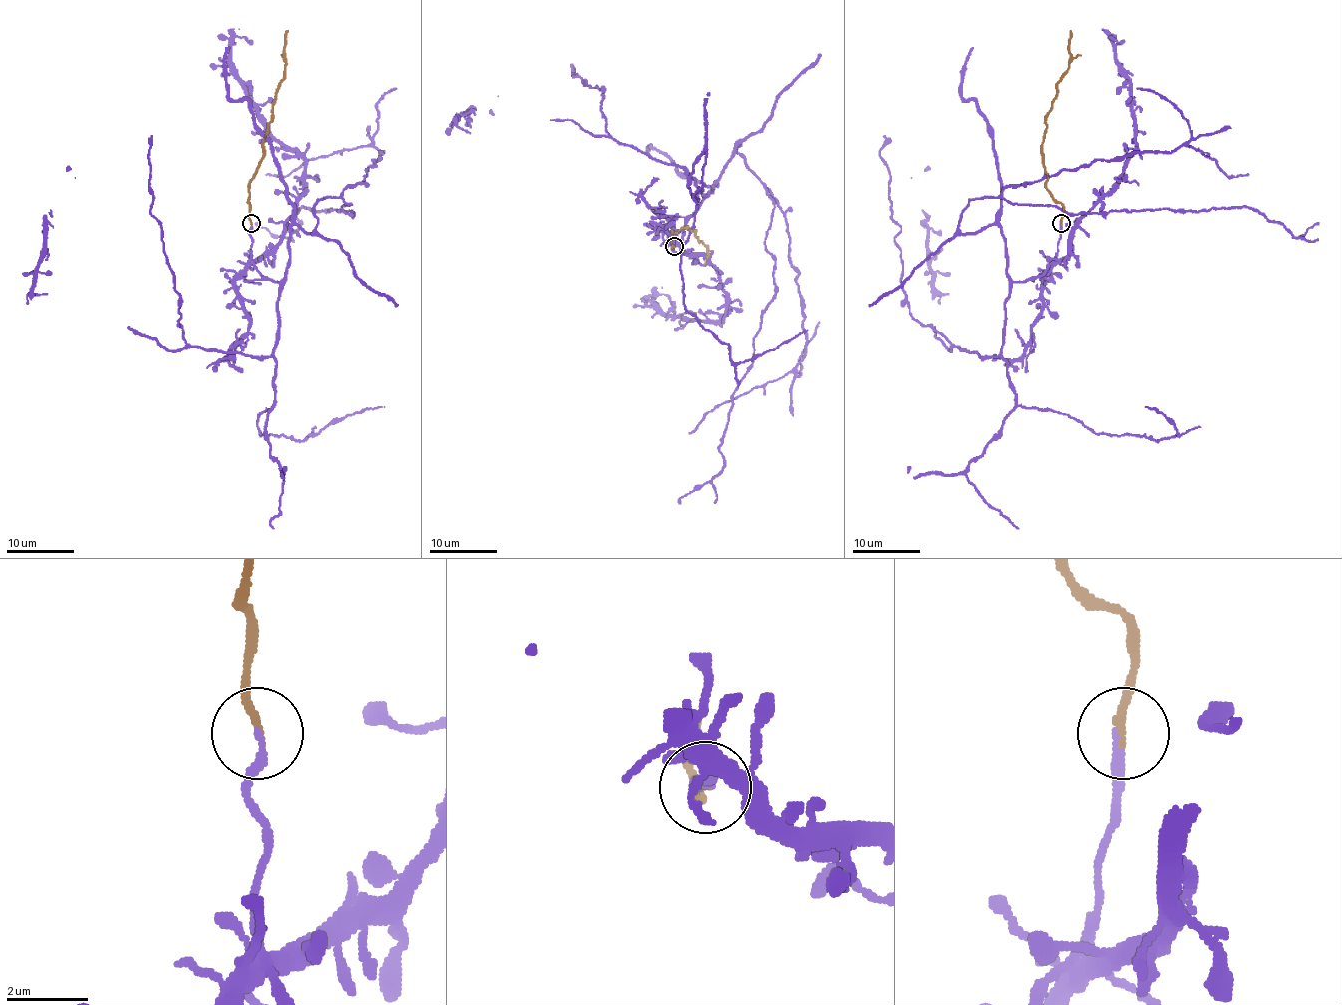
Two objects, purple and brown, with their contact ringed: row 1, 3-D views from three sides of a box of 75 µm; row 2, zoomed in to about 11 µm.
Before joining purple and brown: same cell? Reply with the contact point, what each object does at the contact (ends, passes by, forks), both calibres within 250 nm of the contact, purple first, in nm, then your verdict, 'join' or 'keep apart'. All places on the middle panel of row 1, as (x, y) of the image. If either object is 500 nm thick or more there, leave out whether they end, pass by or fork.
at (674, 246); purple ends there; brown ends there; 200 nm thick on the purple side, 200 nm on the other; join

